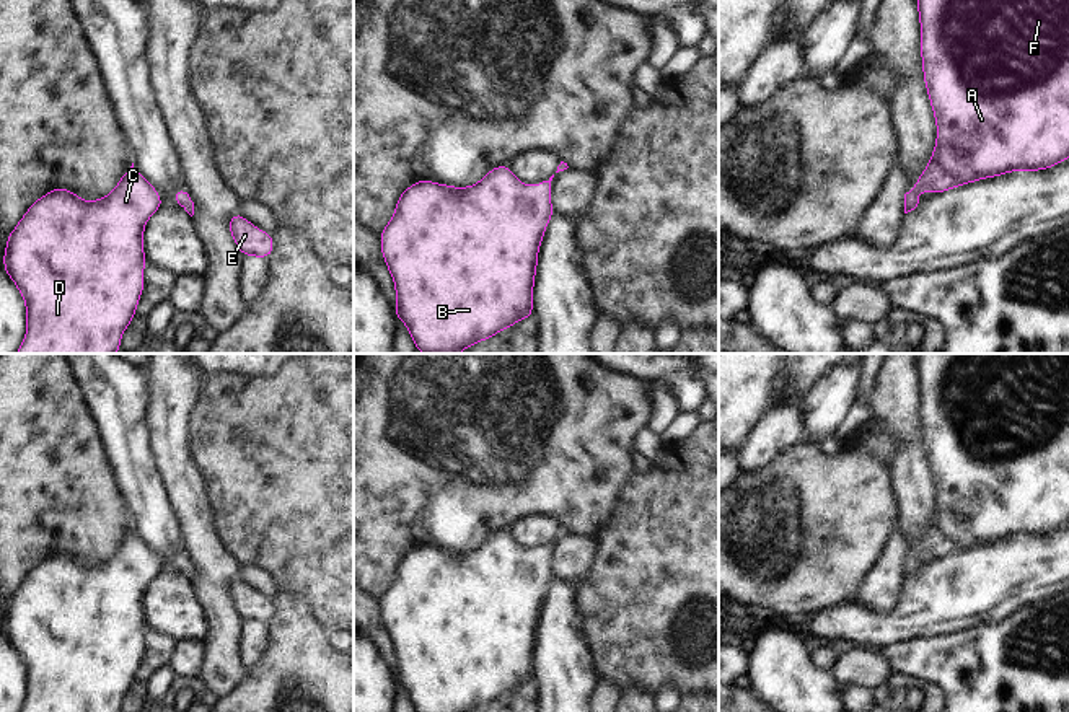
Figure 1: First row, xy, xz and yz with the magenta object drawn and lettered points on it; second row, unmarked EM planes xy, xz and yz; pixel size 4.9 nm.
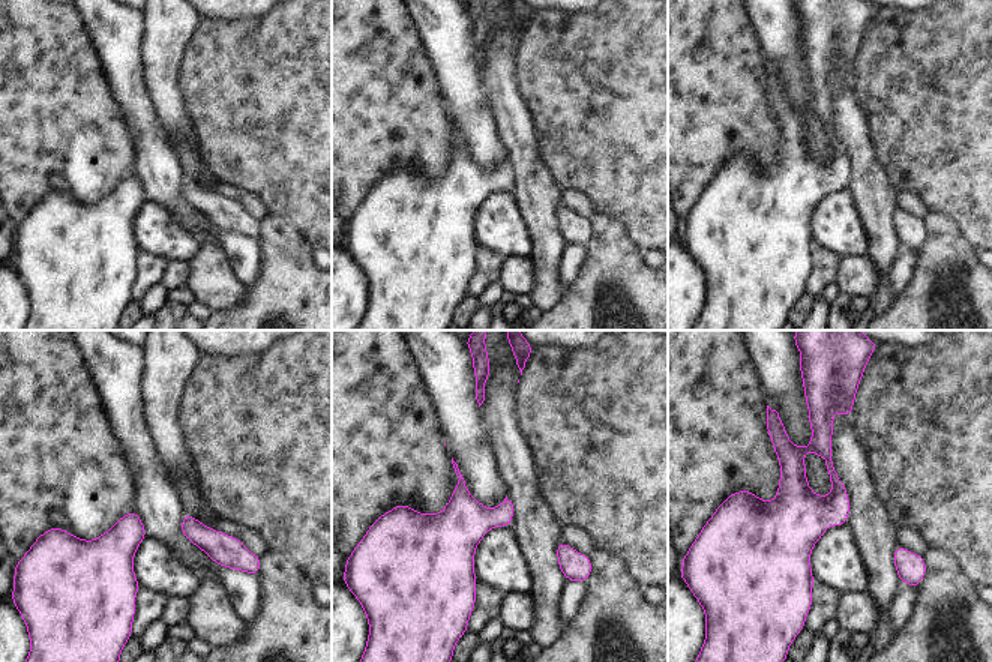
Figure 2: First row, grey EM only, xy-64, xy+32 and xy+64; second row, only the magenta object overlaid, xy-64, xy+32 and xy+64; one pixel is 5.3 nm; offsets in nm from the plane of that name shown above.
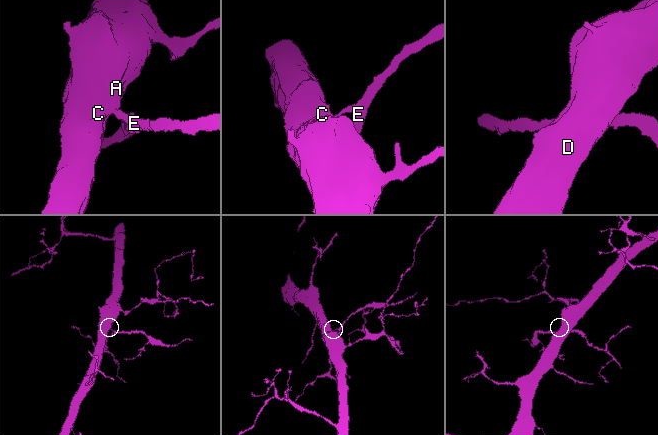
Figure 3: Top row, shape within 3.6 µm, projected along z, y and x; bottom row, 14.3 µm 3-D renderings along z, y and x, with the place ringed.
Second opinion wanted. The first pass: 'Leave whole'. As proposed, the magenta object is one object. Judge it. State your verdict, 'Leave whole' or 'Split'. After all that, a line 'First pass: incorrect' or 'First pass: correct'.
Leave whole.
First pass: correct

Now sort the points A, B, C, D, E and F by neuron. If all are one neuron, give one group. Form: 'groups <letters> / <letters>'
groups A B C D E F

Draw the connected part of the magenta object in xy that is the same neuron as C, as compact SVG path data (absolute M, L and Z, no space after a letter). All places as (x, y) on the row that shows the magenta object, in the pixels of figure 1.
M132 166L111 194L85 202L65 187L34 200L7 236L3 269L26 305L26 336L16 354L116 354L143 293L143 228L163 205Z

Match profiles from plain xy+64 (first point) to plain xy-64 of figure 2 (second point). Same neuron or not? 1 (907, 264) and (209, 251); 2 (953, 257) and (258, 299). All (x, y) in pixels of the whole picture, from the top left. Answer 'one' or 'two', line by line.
1: two
2: one

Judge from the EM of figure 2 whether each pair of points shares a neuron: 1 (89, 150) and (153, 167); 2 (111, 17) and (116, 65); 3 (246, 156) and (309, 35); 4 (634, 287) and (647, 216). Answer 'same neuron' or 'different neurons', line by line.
1: different neurons
2: same neuron
3: same neuron
4: different neurons

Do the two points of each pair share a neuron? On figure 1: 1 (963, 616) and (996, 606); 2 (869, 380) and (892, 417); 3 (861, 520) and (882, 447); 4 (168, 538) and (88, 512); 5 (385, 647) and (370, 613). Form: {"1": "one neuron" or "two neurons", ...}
{"1": "one neuron", "2": "two neurons", "3": "two neurons", "4": "two neurons", "5": "one neuron"}

